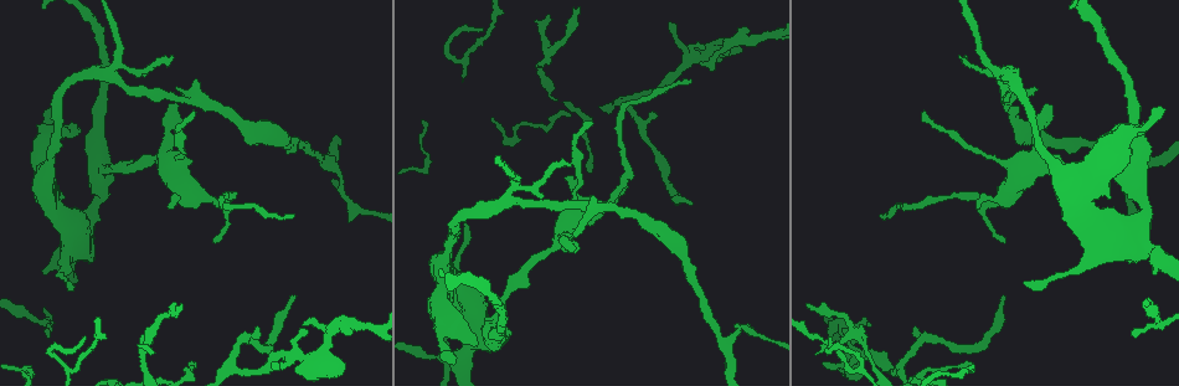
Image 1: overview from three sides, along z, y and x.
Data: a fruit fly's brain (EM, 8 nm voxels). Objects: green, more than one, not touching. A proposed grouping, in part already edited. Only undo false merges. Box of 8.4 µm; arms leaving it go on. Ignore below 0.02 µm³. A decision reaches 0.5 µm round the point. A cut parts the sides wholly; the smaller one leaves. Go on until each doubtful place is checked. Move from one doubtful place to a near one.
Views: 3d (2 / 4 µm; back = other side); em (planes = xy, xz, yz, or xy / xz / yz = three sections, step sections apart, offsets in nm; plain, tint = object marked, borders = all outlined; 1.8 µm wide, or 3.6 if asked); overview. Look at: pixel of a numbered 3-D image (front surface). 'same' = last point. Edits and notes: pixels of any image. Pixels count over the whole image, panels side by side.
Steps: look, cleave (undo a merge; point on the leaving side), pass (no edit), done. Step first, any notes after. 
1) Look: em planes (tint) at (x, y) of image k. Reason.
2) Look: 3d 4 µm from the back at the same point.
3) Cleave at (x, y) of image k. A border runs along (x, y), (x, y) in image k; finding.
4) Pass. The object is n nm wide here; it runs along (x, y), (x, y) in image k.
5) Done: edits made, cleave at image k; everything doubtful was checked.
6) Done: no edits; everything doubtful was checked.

Look: 3d 2 µm at (51, 206) of image 1. Thick turns thin.

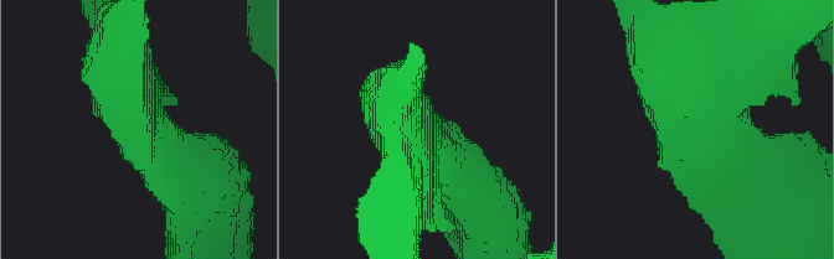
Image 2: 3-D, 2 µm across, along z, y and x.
Look: em planes (plain) at (425, 148) of image 2.

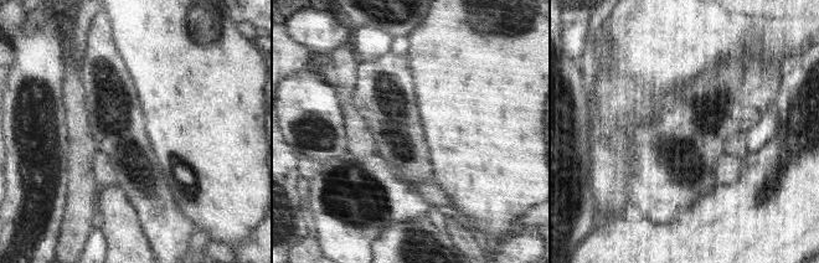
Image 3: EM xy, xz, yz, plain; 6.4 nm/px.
Look: em planes (tint) at the same point.

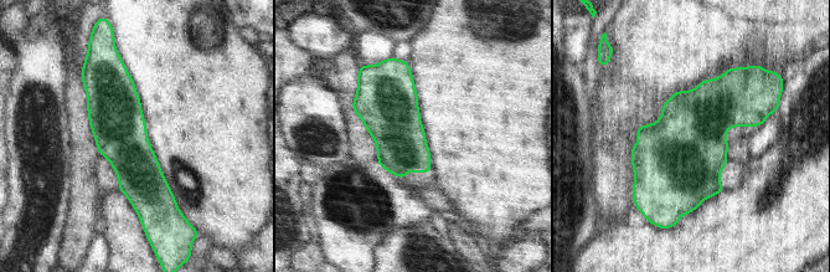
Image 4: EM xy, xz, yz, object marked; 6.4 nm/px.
Pass. The object is 340 nm wide here; it runs along (117, 65), (117, 123), (142, 211) in image 4; all the same cell.

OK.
Look: em planes (tint) at (148, 159) of image 1. Three arms meet.

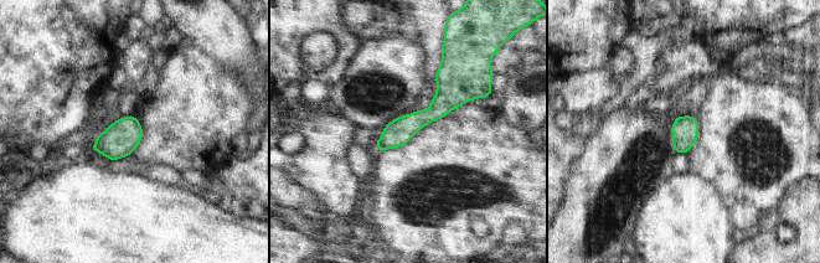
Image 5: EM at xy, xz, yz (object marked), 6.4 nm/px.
Pass. It runs along (447, 66), (447, 97), (378, 147) in image 5; all the same cell.

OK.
Look: 3d 2 µm at (840, 326) of image 1. Abrupt turn.

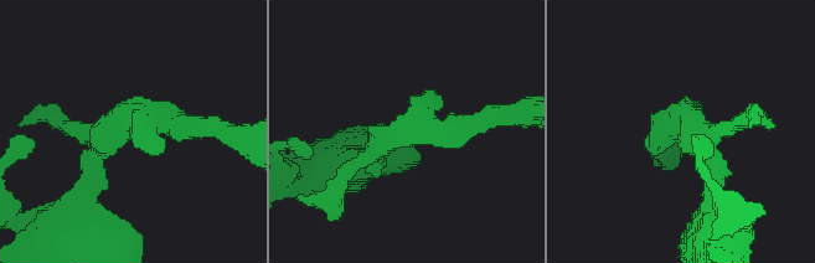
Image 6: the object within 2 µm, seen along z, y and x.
Look: em 3.6 µm planes (tint) at (402, 133) of image 6.

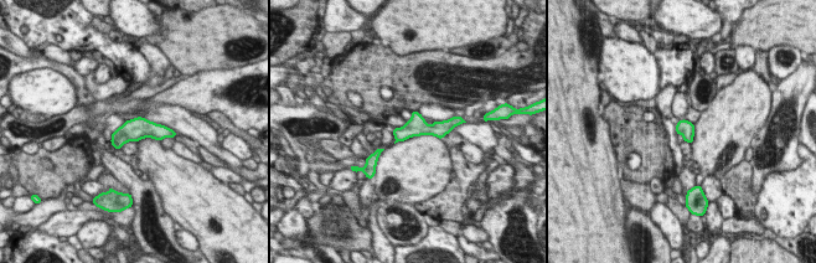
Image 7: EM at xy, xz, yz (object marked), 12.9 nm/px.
Pass. One cell here.

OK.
Look: em xy step 16 (plain) at (854, 359) of image 1. Three arms meet.

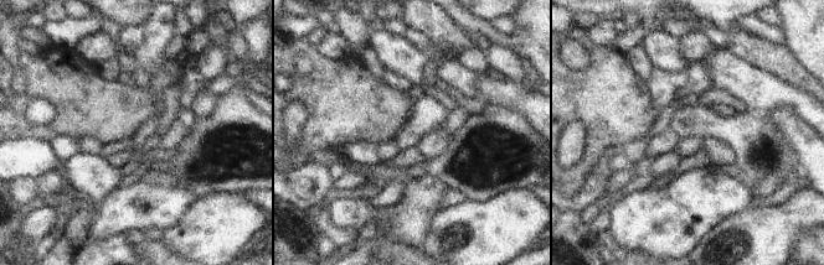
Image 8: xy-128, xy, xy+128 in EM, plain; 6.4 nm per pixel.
Look: em xy step 16 (tint) at the same point. Where the object lies.

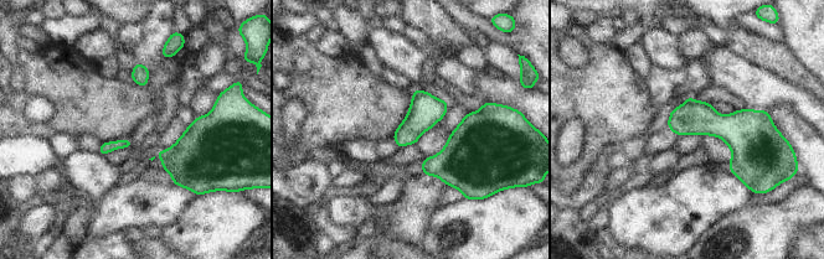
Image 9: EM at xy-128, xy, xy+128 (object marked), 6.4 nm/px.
Pass. One cell here.

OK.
Done: no edits; everything doubtful was checked.

